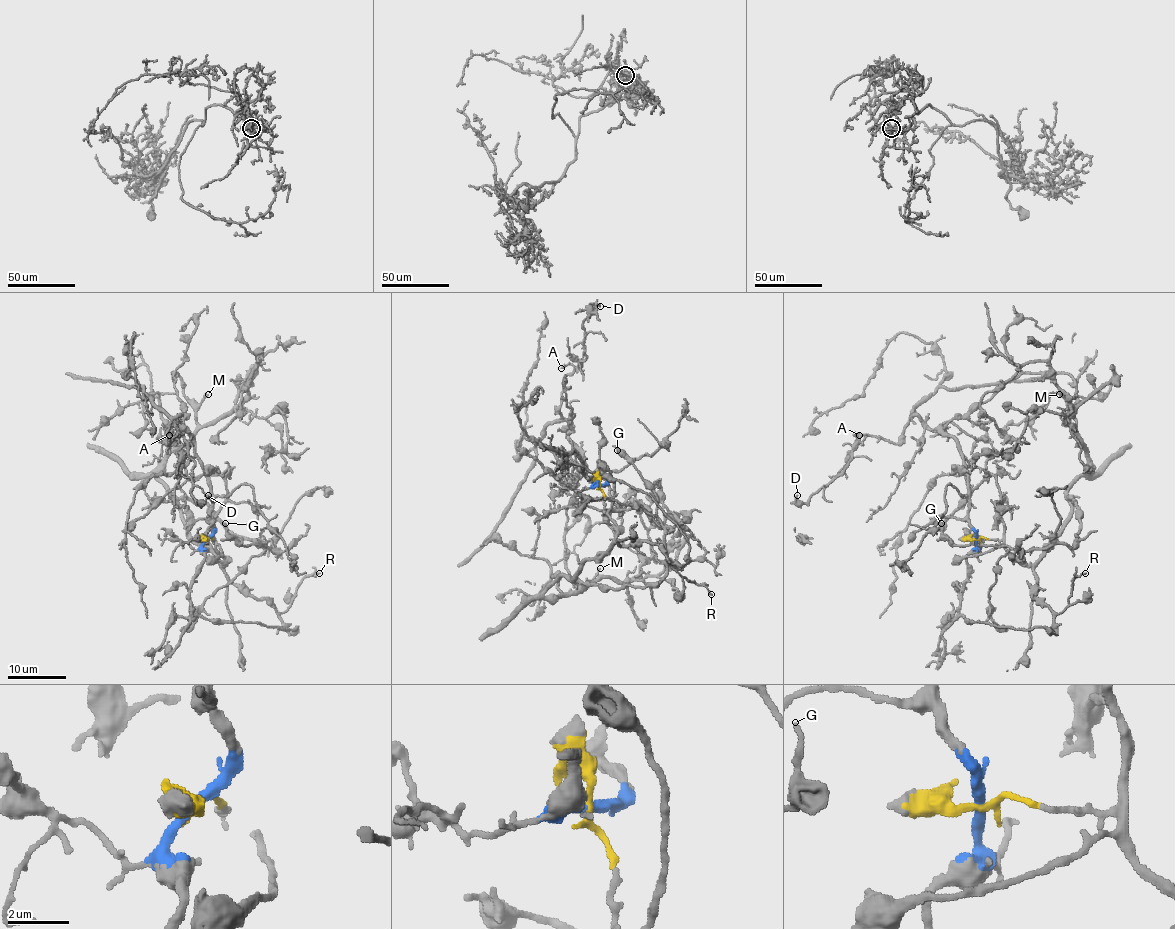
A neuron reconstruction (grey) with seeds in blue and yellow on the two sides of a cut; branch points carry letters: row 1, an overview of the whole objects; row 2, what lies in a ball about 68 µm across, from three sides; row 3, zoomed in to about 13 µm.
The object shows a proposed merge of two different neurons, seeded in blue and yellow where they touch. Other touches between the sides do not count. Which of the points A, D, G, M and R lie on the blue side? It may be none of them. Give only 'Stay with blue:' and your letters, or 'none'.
Stay with blue: A, D

